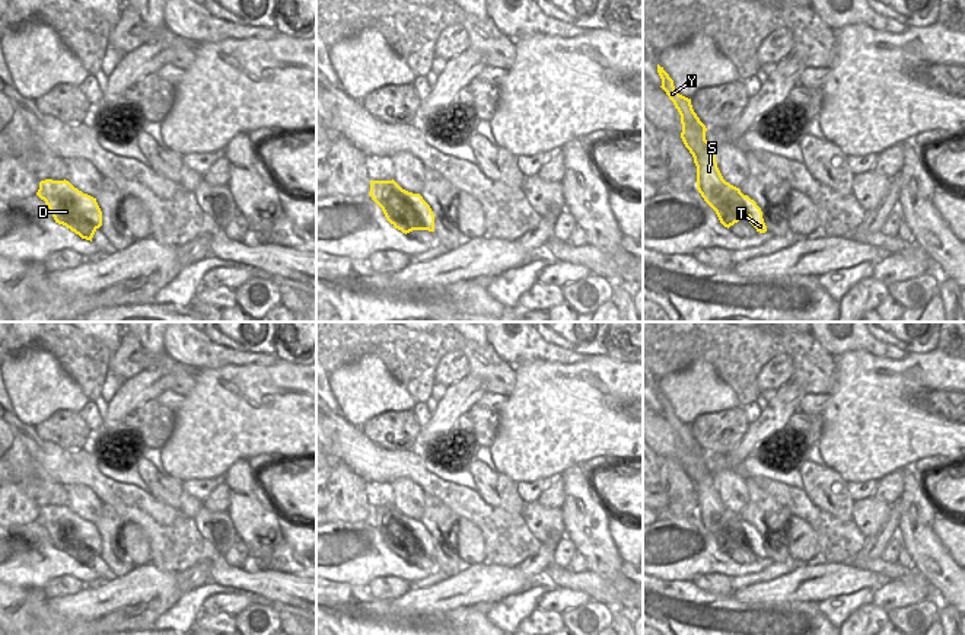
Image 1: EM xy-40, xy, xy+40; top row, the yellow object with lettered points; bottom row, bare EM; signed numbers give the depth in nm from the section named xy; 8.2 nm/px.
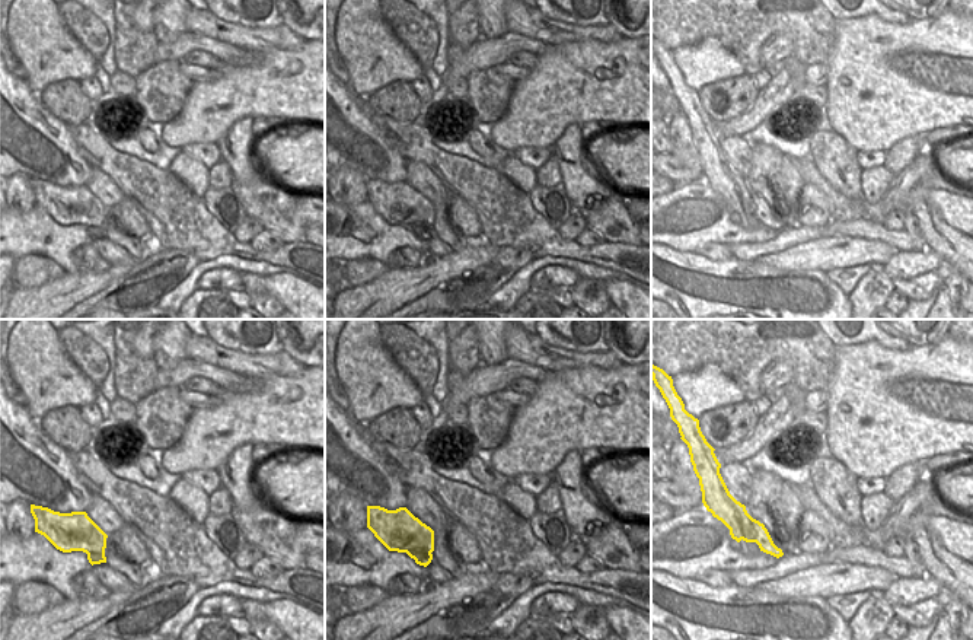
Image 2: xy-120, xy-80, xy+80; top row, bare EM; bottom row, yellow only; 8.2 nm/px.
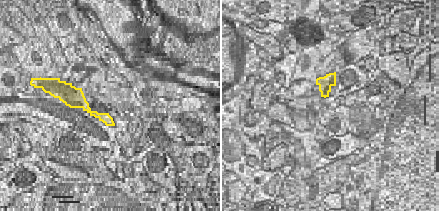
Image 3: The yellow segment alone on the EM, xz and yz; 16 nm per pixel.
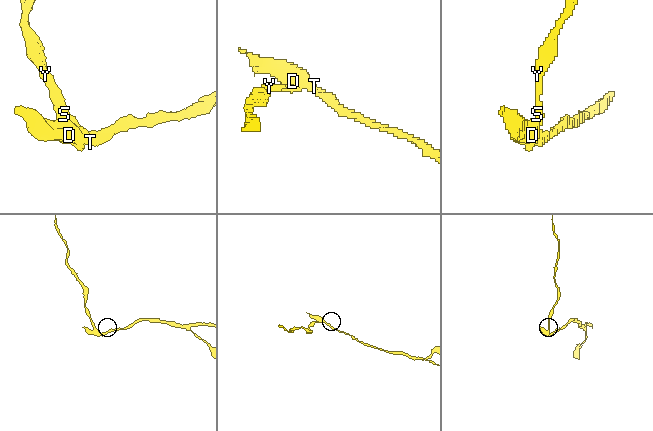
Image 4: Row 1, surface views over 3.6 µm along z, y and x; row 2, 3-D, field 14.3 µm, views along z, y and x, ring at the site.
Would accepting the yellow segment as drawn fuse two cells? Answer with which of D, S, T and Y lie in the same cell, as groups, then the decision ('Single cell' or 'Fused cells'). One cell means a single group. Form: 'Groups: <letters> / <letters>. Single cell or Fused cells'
Groups: D T / S Y. Fused cells

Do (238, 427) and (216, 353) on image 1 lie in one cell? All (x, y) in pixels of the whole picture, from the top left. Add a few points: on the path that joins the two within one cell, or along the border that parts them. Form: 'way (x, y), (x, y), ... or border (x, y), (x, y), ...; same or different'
border (254, 364), (225, 364), (197, 370); different

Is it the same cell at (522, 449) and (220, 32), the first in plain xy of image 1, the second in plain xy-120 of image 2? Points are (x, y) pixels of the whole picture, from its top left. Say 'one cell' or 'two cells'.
two cells

